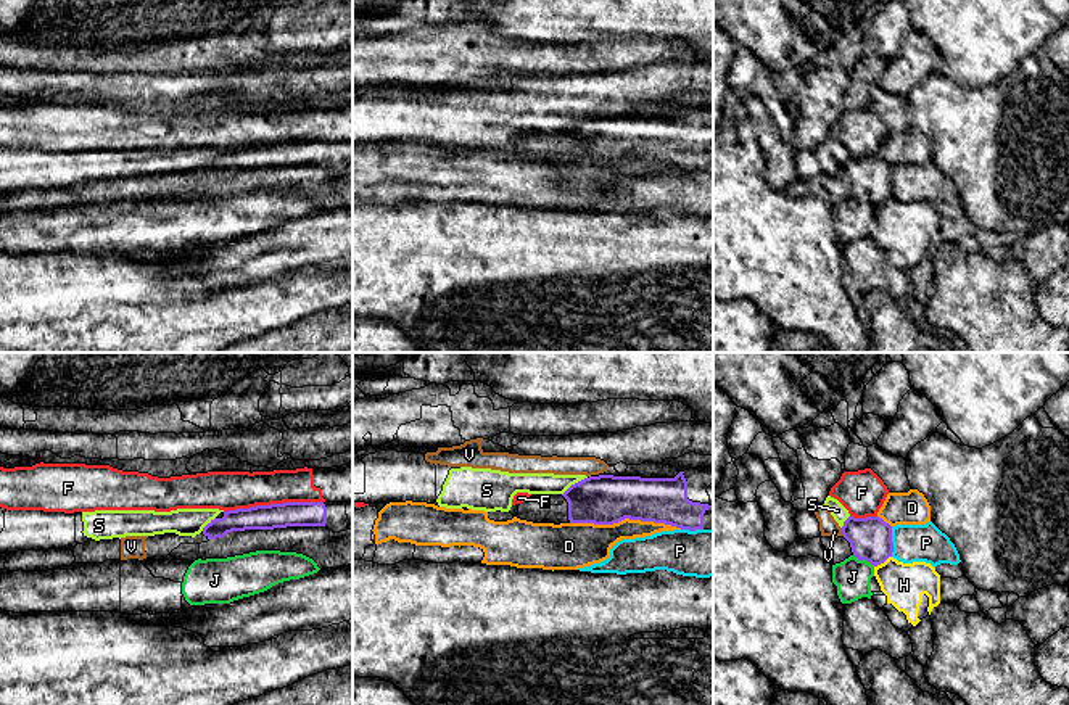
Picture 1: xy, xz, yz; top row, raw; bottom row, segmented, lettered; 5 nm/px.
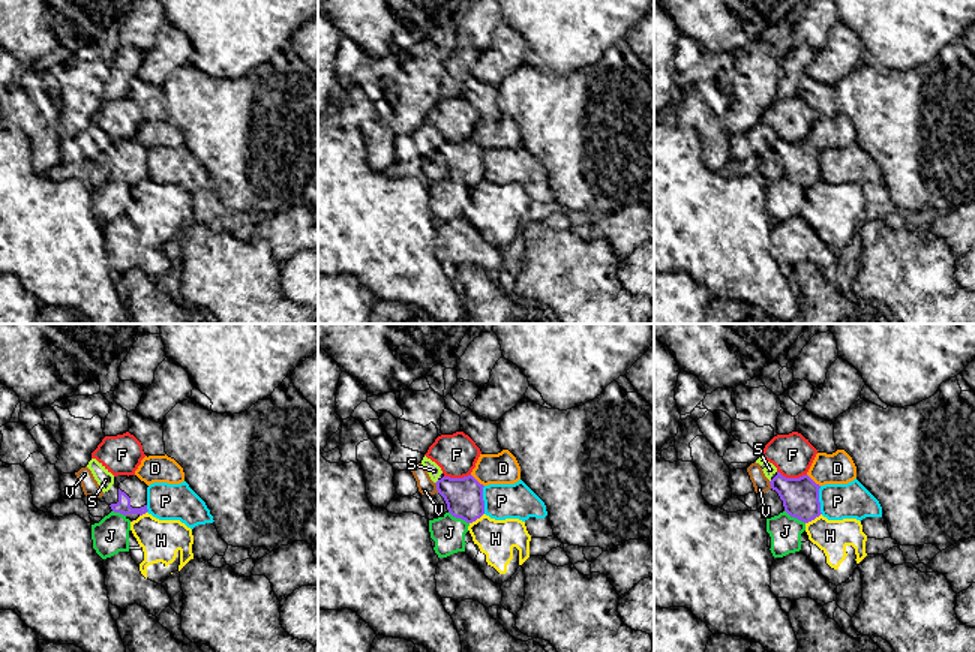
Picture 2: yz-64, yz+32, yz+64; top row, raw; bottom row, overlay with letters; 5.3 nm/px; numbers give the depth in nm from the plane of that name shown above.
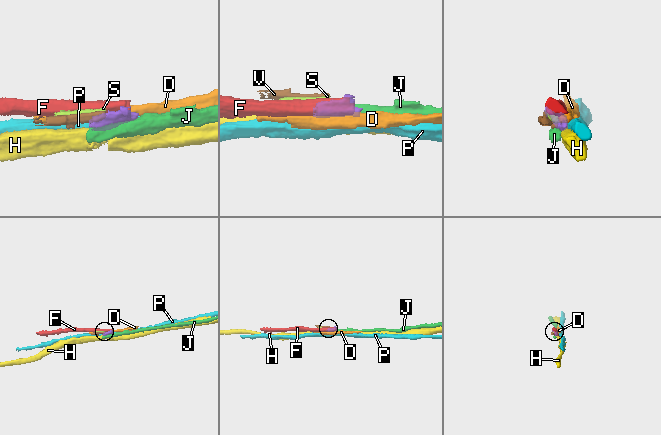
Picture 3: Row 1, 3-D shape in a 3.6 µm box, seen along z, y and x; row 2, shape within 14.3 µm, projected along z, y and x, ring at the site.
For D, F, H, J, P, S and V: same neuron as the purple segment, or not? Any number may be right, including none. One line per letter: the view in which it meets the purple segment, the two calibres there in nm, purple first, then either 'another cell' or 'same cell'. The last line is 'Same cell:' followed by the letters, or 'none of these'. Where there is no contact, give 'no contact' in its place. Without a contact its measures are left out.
D: xz | 260/220 nm | another cell
F: xy | 130/190 nm | another cell
H: yz | 220/200 nm | another cell
J: yz | 220/190 nm | another cell
P: yz | 220/190 nm | another cell
S: xz | 260/110 nm | another cell
V: yz | 220/90 nm | another cell
Same cell: none of these

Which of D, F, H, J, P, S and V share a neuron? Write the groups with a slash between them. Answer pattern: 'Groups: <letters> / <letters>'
Groups: D / F / H / J / P / S V

